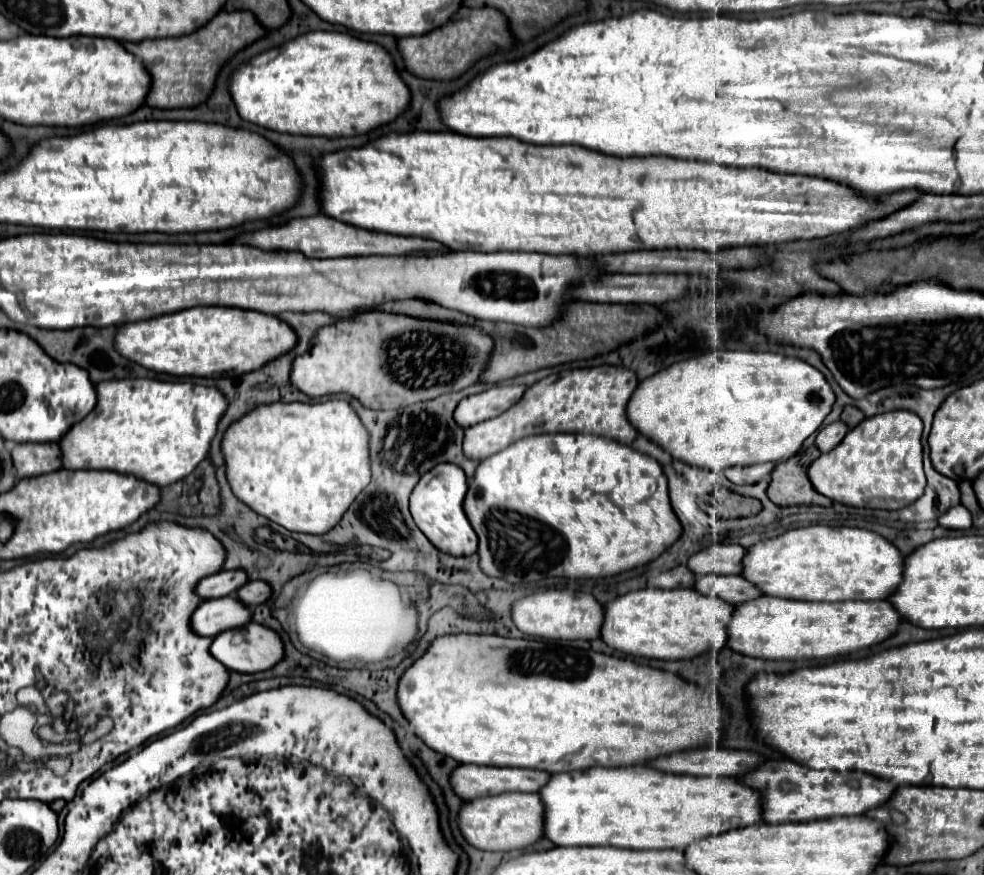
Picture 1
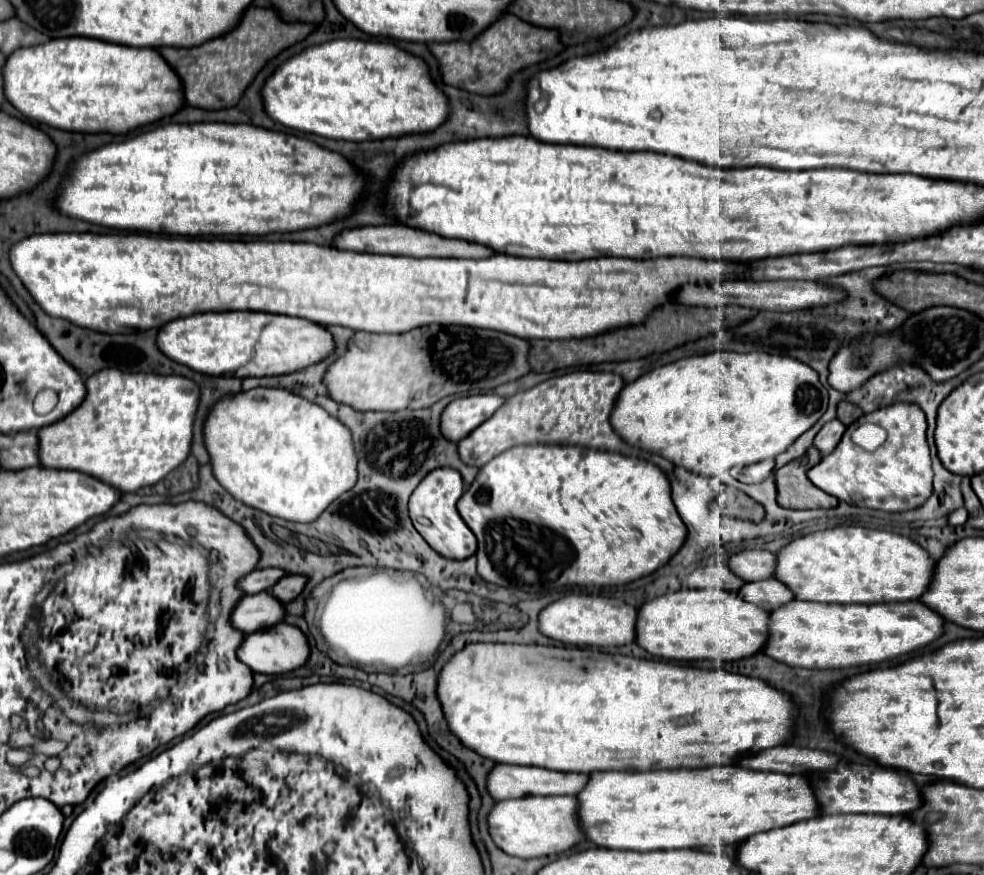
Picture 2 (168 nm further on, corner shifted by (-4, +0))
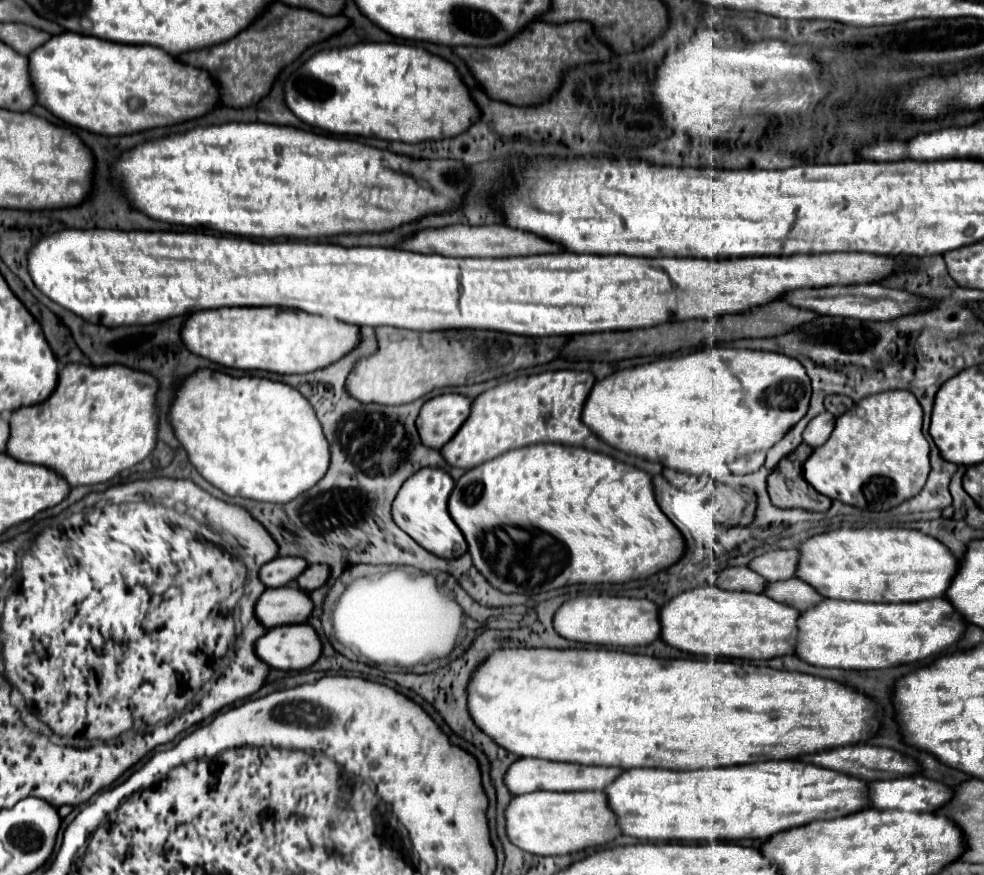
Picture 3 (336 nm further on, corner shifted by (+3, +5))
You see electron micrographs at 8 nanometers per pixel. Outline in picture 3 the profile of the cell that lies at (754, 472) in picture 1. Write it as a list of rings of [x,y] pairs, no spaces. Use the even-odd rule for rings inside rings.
[[[754,452],[754,454],[748,454],[744,458],[738,458],[736,462],[730,464],[730,470],[734,474],[750,474],[750,472],[756,472],[758,468],[764,466],[764,454],[762,452]]]

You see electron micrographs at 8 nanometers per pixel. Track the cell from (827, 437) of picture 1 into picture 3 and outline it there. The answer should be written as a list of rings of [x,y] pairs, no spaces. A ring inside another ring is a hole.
[[[830,412],[818,414],[818,416],[812,418],[812,420],[808,422],[808,426],[804,428],[804,432],[802,432],[804,442],[810,444],[812,448],[822,446],[822,444],[830,438],[830,434],[832,434],[832,430],[834,430],[834,422],[836,422],[836,418],[834,418]]]

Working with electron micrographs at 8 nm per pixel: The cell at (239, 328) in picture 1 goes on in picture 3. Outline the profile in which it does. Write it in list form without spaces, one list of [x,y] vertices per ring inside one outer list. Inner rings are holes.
[[[218,308],[218,310],[200,310],[188,318],[182,326],[182,340],[194,354],[208,358],[216,364],[238,368],[238,370],[266,370],[276,374],[304,374],[316,372],[340,360],[360,342],[360,326],[344,324],[330,316],[316,316],[302,310],[286,308]]]

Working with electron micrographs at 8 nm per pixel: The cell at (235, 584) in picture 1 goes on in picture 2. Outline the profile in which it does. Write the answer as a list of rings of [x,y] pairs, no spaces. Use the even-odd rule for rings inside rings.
[[[253,569],[251,573],[243,575],[243,579],[237,581],[237,587],[247,595],[269,591],[283,575],[285,573],[281,569]]]

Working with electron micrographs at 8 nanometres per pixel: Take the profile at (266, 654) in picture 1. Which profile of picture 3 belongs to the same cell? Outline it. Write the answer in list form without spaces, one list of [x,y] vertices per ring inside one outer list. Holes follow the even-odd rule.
[[[310,624],[270,628],[256,642],[260,660],[278,670],[310,668],[322,654],[322,640]]]

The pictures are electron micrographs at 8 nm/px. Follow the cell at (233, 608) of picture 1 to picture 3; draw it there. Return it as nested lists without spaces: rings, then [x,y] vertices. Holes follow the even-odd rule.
[[[292,586],[268,588],[256,604],[256,616],[266,628],[276,628],[280,624],[304,624],[312,610],[314,604],[310,596]]]

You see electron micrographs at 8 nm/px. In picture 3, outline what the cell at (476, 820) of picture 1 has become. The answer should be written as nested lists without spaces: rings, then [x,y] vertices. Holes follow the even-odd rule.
[[[530,792],[514,796],[506,808],[506,830],[512,844],[538,856],[574,854],[604,846],[620,836],[604,792]]]

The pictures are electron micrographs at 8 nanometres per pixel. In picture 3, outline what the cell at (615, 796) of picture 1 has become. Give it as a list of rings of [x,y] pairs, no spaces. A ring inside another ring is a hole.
[[[770,760],[726,768],[700,768],[688,772],[664,768],[632,768],[622,772],[604,792],[608,796],[610,808],[618,816],[618,826],[622,834],[640,840],[662,842],[722,842],[744,838],[770,838],[778,832],[798,828],[814,820],[830,820],[868,808],[868,782],[802,760]]]

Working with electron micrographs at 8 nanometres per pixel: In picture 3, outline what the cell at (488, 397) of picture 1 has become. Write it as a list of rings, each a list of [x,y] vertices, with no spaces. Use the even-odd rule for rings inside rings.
[[[442,394],[428,400],[416,420],[424,446],[442,448],[464,424],[470,414],[472,398],[460,394]]]

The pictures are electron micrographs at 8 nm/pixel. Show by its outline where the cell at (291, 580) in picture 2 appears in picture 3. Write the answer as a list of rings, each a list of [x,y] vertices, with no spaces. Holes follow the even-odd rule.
[[[314,564],[310,568],[306,568],[306,572],[296,580],[298,586],[306,592],[312,592],[320,586],[324,586],[330,578],[330,568],[326,564]]]

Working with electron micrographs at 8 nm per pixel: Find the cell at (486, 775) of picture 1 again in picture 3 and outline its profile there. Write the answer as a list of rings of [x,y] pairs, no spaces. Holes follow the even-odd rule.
[[[520,758],[506,772],[506,786],[512,794],[528,794],[532,790],[604,790],[616,776],[620,776],[622,768],[606,768],[606,766],[582,766],[582,764],[560,764],[550,760],[536,758]]]

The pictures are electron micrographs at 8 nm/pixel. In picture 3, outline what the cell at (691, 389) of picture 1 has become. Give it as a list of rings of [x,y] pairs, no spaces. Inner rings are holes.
[[[710,348],[710,350],[702,350],[702,352],[691,352],[687,354],[674,354],[662,357],[656,361],[634,366],[632,368],[617,370],[610,376],[606,376],[604,380],[596,382],[596,388],[592,388],[592,396],[588,398],[588,402],[584,404],[584,424],[588,424],[588,428],[592,428],[592,432],[596,432],[600,436],[600,440],[604,440],[606,444],[610,444],[612,448],[618,448],[626,454],[634,454],[640,458],[646,458],[650,462],[660,462],[664,468],[672,468],[678,472],[686,472],[686,474],[710,474],[716,480],[722,478],[722,474],[728,476],[728,462],[752,454],[756,450],[766,452],[768,448],[772,448],[776,442],[780,442],[784,438],[784,434],[806,414],[808,410],[808,402],[810,402],[810,378],[804,370],[804,366],[784,354],[776,354],[776,352],[762,352],[762,350],[738,350],[738,348]]]

